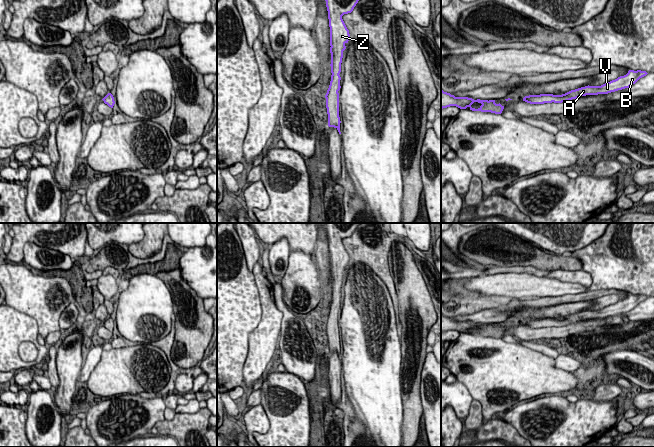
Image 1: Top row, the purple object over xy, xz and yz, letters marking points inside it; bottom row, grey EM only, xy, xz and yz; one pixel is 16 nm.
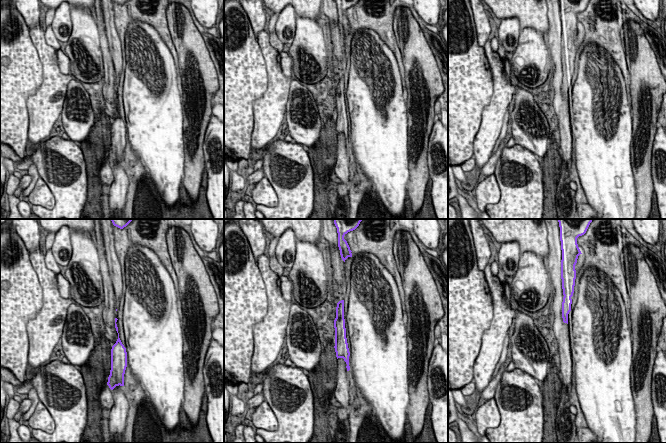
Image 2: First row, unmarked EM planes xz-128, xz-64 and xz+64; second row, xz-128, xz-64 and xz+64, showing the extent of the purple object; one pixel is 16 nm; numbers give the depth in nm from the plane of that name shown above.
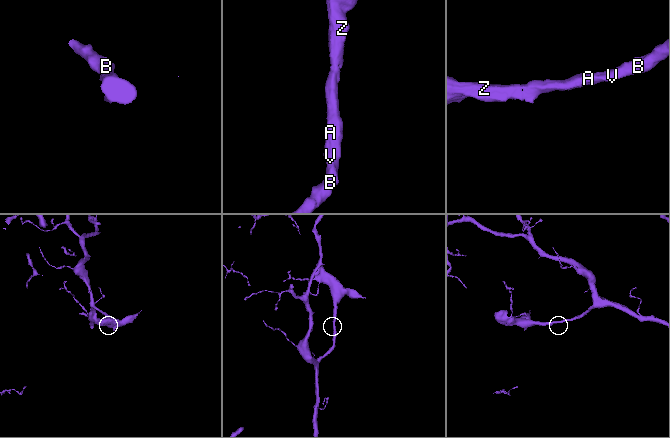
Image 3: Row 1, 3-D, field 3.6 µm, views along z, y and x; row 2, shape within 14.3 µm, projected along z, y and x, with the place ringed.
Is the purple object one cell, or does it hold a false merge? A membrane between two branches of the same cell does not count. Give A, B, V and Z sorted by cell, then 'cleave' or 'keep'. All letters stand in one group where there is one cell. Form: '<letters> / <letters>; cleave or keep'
A B V Z; keep

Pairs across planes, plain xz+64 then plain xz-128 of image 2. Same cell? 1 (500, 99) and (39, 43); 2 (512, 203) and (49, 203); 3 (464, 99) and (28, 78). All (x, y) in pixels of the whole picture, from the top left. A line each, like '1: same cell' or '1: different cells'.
1: same cell
2: different cells
3: same cell

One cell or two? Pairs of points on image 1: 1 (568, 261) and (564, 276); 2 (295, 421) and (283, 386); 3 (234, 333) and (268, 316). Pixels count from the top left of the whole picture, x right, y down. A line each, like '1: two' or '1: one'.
1: two
2: one
3: two

